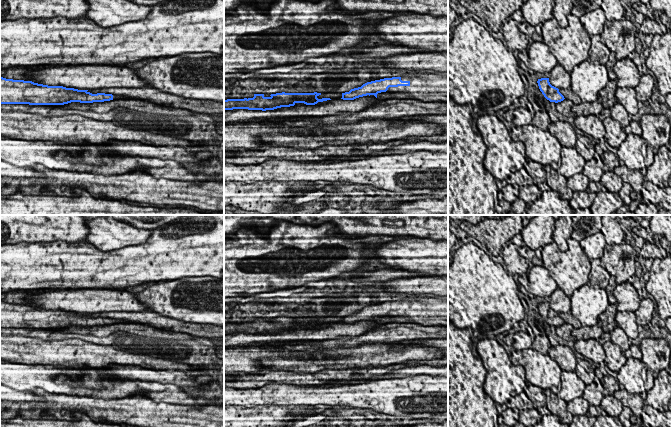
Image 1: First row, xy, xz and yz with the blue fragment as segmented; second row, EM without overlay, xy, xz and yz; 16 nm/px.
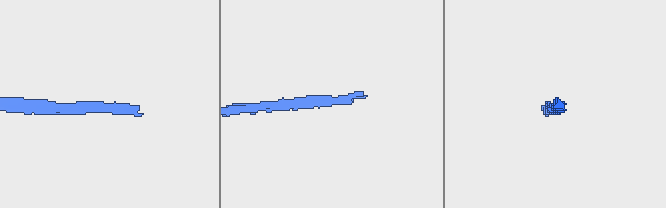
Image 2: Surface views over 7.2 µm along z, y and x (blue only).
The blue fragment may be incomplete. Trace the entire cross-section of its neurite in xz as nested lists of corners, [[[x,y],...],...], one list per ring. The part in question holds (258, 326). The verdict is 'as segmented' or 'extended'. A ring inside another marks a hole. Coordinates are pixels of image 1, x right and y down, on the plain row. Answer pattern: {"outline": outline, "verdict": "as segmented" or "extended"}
{"outline": [[[276,317],[265,321],[264,318],[254,318],[253,322],[224,324],[224,335],[233,333],[248,334],[274,334],[281,331],[294,330],[296,327],[315,329],[318,326],[331,324],[330,322],[318,323],[321,317]]], "verdict": "as segmented"}

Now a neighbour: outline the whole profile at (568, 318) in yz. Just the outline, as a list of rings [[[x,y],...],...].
[[[571,312],[559,313],[559,316],[564,320],[565,323],[572,325],[573,328],[580,328],[582,326],[580,321],[576,319]]]

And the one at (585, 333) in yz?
[[[602,324],[591,327],[581,326],[580,328],[574,328],[572,331],[572,335],[577,339],[588,340],[592,338],[598,342],[603,333]]]

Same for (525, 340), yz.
[[[520,331],[513,334],[513,347],[516,350],[529,349],[532,347],[531,337],[527,332]]]

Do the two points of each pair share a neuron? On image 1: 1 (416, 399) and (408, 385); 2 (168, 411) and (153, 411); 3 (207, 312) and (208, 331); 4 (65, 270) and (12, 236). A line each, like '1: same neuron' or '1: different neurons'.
1: same neuron
2: same neuron
3: different neurons
4: different neurons

